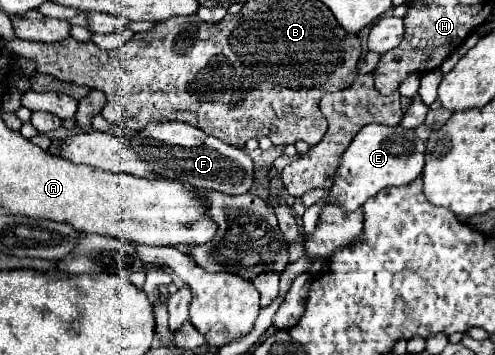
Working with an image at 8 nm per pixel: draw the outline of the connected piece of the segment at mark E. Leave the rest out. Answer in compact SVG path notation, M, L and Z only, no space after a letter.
M368 124L364 126L356 138L352 140L352 144L348 146L348 150L342 156L342 164L340 170L336 174L336 180L332 184L332 192L328 198L328 202L336 202L338 206L346 208L346 210L356 210L360 208L368 198L376 196L382 188L388 186L404 186L408 182L412 182L414 178L418 178L418 174L422 174L424 168L424 142L414 134L414 130L406 130L402 126L384 126L384 124Z

